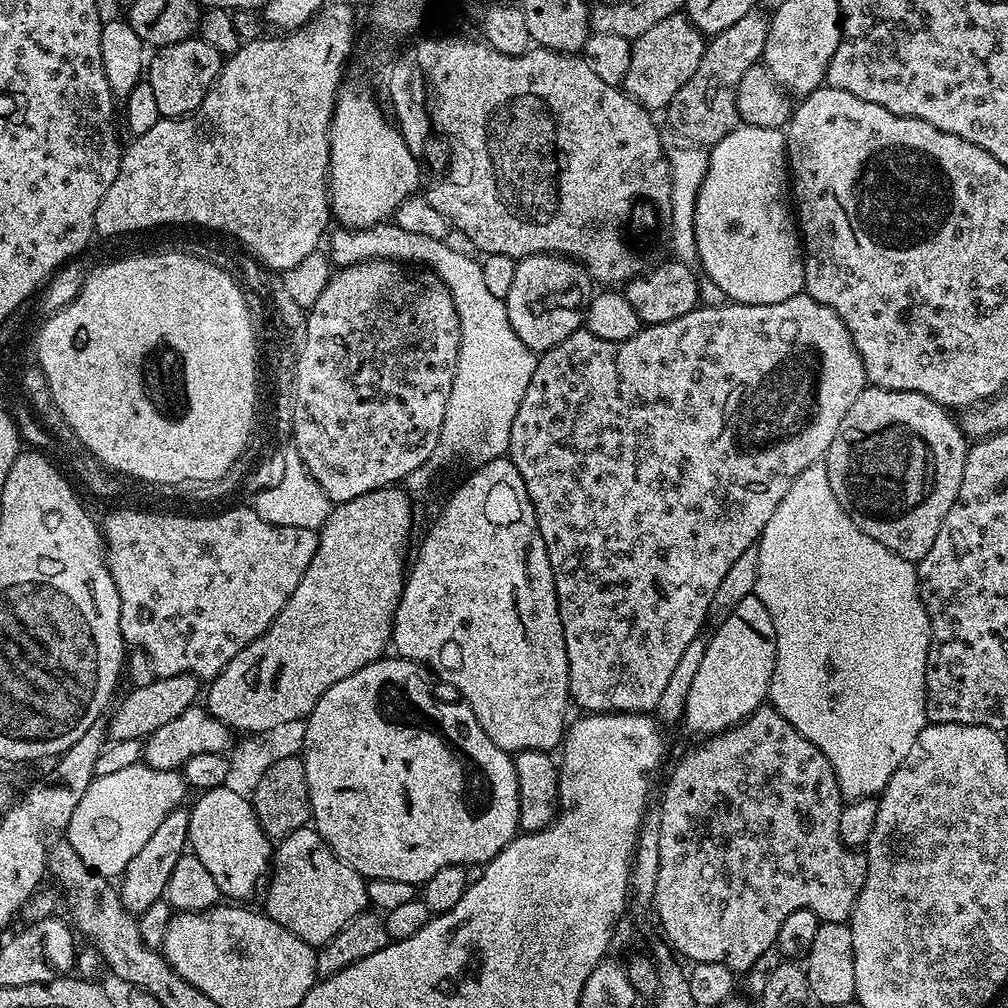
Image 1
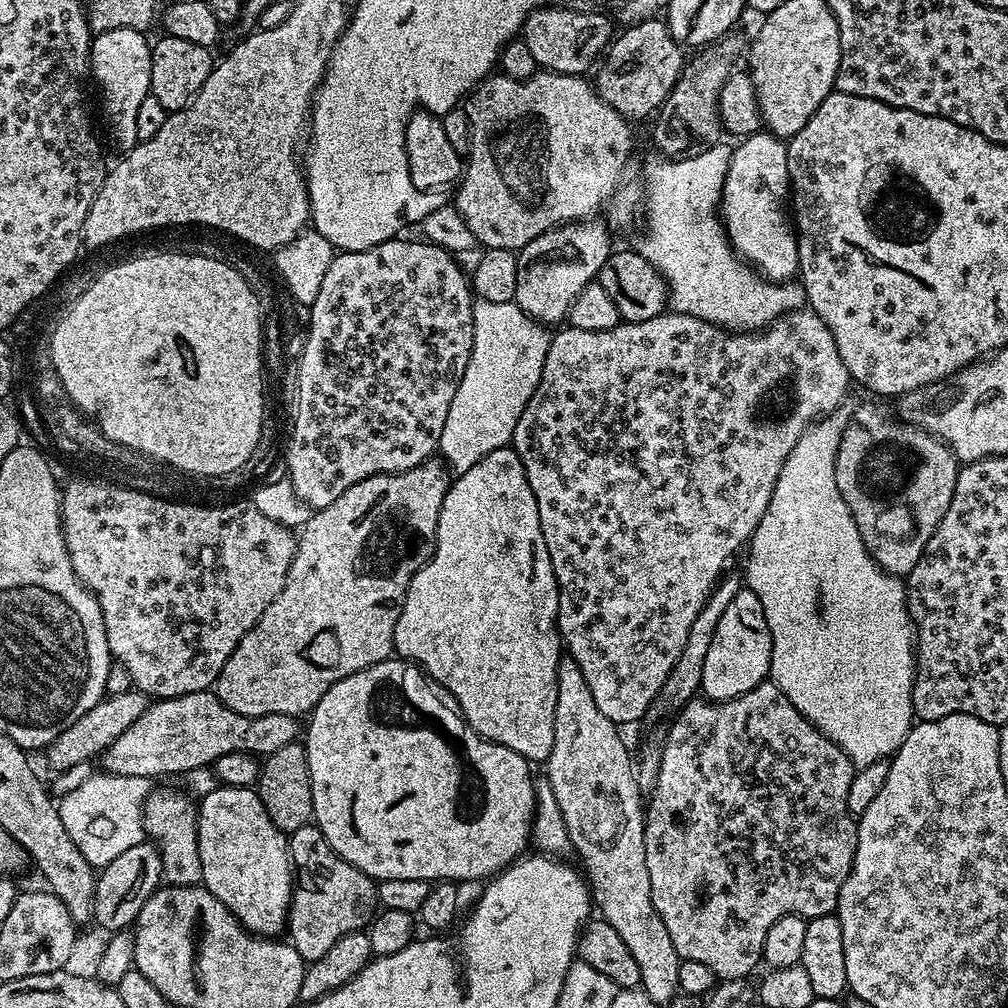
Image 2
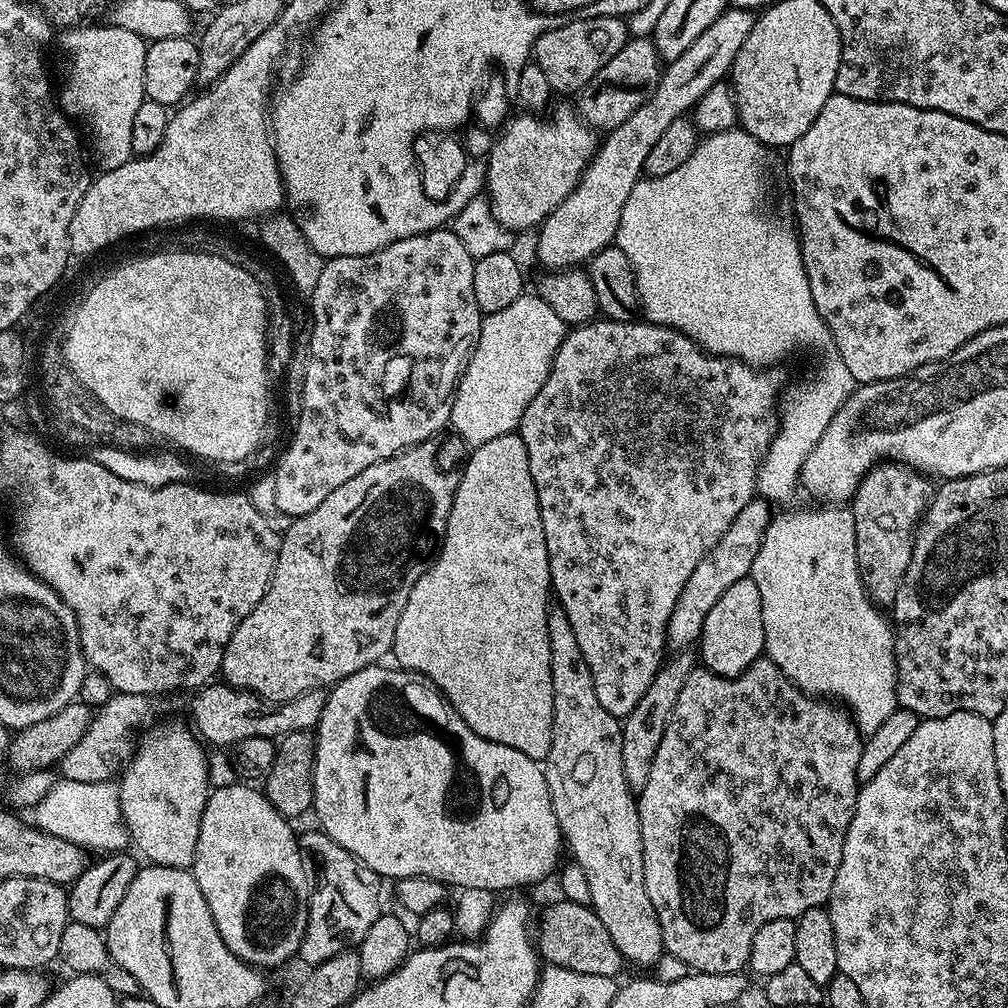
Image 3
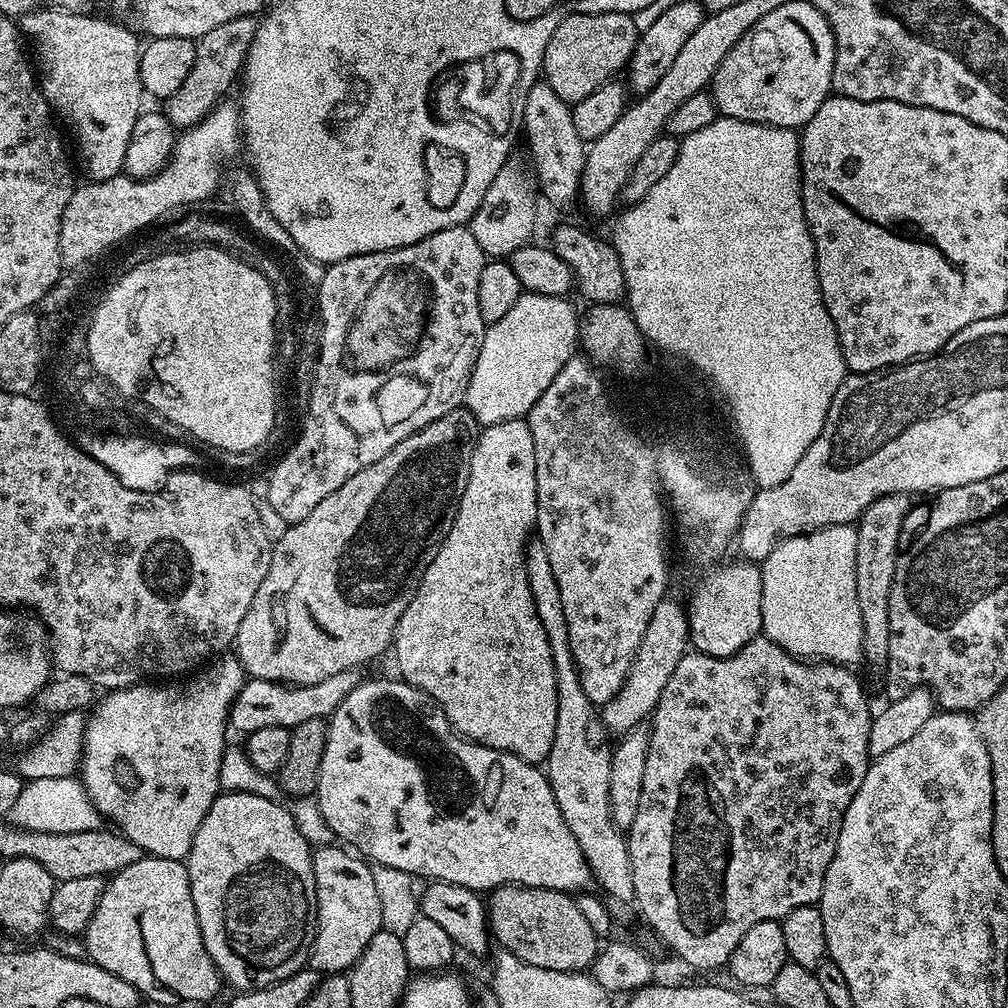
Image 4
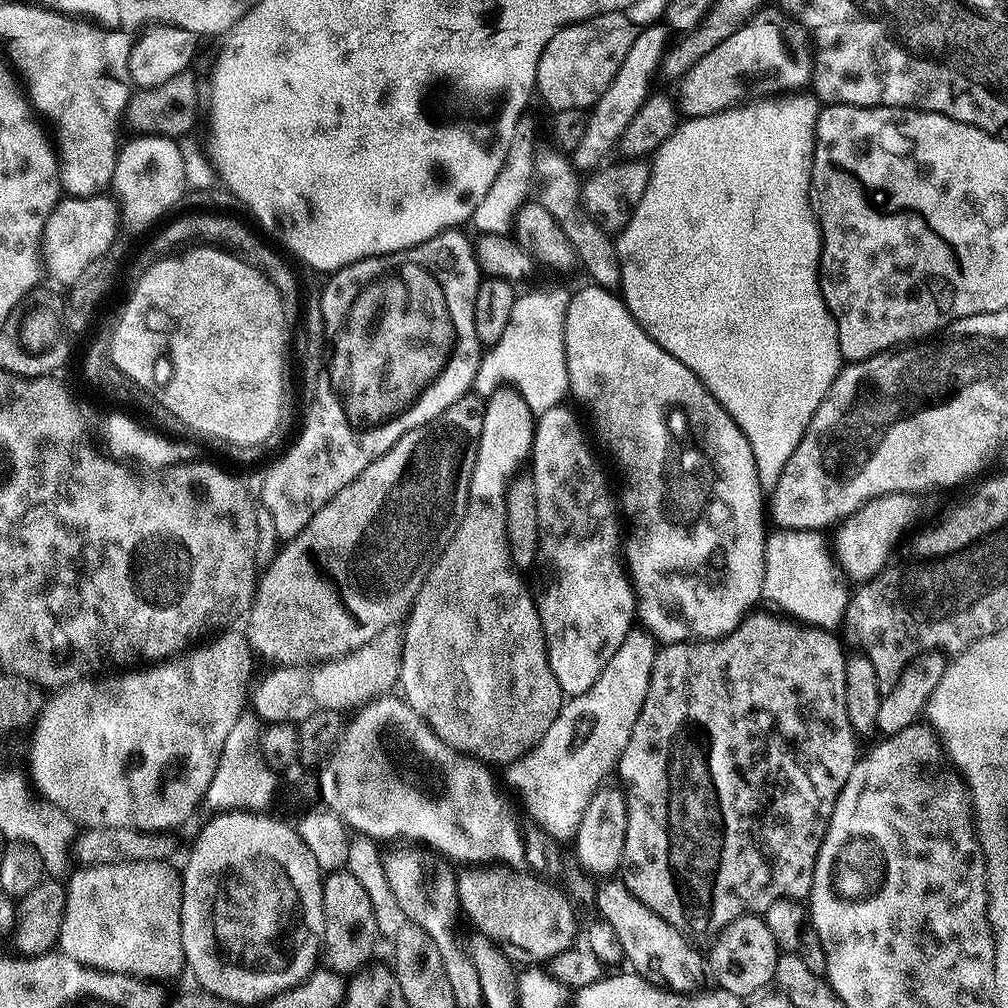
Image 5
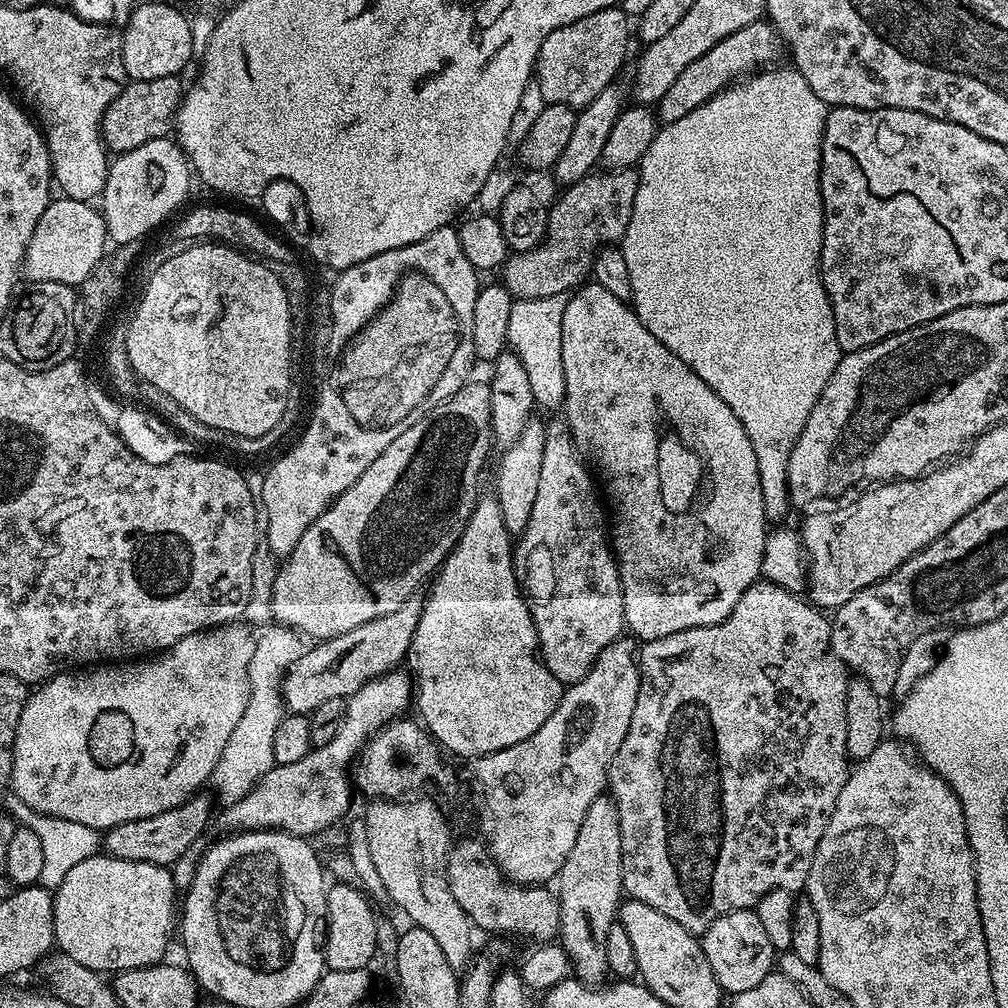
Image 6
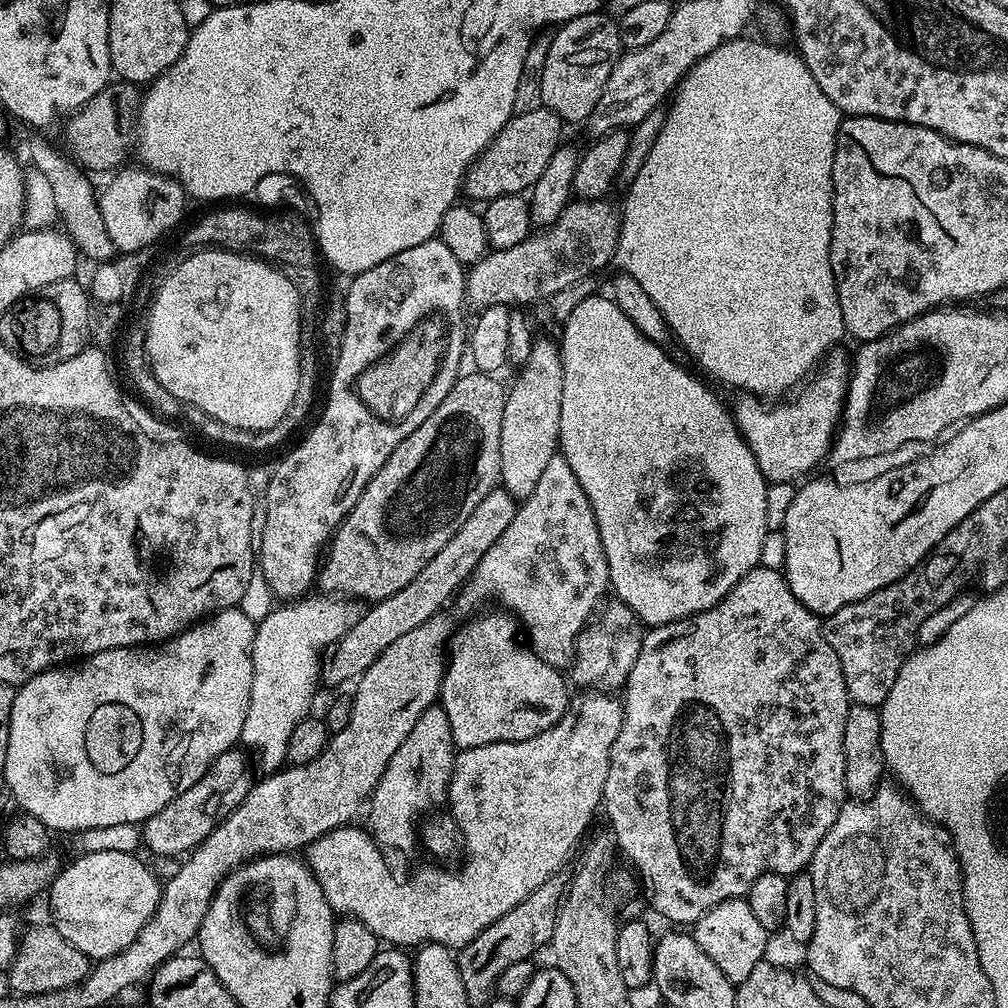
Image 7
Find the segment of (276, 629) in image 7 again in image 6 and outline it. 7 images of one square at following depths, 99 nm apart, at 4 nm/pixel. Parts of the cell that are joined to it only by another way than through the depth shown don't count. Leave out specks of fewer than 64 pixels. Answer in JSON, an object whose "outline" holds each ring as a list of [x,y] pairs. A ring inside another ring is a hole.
{"outline":[[[261,631],[256,636],[254,658],[250,658],[248,671],[250,698],[246,702],[246,710],[242,710],[242,718],[238,718],[238,726],[234,726],[230,739],[222,750],[222,758],[218,758],[218,766],[212,772],[211,787],[216,787],[215,795],[218,800],[220,795],[221,805],[224,806],[246,798],[253,786],[277,765],[274,758],[274,734],[286,714],[282,681],[288,667],[302,655],[302,647],[300,648],[301,637],[295,631],[268,631]]]}

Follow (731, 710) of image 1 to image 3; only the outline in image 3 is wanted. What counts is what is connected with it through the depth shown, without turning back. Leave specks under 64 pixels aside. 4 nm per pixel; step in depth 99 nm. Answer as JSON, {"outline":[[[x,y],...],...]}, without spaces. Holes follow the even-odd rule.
{"outline":[[[751,578],[734,582],[734,586],[730,586],[726,594],[718,598],[718,602],[714,602],[700,631],[698,652],[702,657],[703,667],[719,676],[735,677],[742,675],[755,660],[765,655],[762,597]]]}

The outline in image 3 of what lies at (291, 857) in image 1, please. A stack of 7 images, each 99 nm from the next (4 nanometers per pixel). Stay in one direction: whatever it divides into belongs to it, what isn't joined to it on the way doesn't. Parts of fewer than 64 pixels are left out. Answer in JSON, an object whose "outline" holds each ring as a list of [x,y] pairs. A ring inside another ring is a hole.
{"outline":[[[323,830],[315,831],[304,833],[301,831],[298,836],[301,849],[306,850],[311,859],[312,856],[316,859],[314,883],[311,885],[308,897],[306,934],[302,938],[298,953],[299,959],[304,959],[308,966],[326,962],[326,958],[334,958],[334,954],[339,952],[355,949],[362,942],[362,938],[366,938],[370,926],[374,926],[374,922],[382,914],[382,908],[380,908],[381,877],[377,876],[374,870],[370,870],[370,866],[366,866],[358,858],[354,858],[354,854],[350,854],[350,850],[338,846],[338,842],[334,842],[334,838],[330,838]]]}

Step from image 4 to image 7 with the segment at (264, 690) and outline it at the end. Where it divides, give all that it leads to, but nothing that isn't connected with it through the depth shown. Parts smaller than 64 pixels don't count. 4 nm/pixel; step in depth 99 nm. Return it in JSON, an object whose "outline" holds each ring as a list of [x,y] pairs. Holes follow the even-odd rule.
{"outline":[[[497,486],[488,492],[486,498],[482,498],[482,502],[474,506],[470,518],[466,518],[466,522],[458,526],[458,534],[454,534],[454,538],[450,538],[450,542],[446,542],[446,546],[442,546],[442,550],[438,550],[438,554],[434,554],[434,558],[430,558],[430,562],[422,566],[414,582],[402,586],[402,590],[398,590],[398,594],[390,594],[390,598],[375,601],[369,607],[372,609],[369,612],[367,609],[359,622],[341,640],[332,645],[323,657],[319,679],[323,683],[325,680],[328,684],[355,681],[376,661],[382,650],[390,646],[390,642],[402,638],[402,634],[414,630],[414,626],[422,626],[422,622],[437,615],[443,609],[440,607],[451,596],[453,599],[454,594],[459,593],[462,585],[478,566],[482,554],[486,554],[486,550],[490,550],[490,546],[494,546],[494,542],[502,538],[502,530],[510,526],[510,518],[514,518],[517,507],[516,497],[505,492],[503,487]]]}

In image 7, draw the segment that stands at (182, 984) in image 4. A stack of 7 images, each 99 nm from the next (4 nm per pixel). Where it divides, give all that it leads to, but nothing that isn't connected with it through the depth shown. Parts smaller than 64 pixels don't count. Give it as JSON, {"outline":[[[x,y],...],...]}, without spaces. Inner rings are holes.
{"outline":[[[98,850],[77,855],[73,864],[68,864],[59,869],[52,877],[50,887],[47,889],[48,904],[52,907],[51,923],[78,950],[88,957],[89,961],[105,960],[130,946],[134,938],[138,938],[138,930],[156,912],[162,891],[161,881],[156,881],[156,876],[139,860],[139,855],[118,850]]]}

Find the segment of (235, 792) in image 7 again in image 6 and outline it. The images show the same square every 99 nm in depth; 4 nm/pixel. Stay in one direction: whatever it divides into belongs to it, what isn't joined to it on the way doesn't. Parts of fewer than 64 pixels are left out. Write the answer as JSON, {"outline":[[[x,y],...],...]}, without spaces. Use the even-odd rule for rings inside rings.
{"outline":[[[197,794],[182,806],[169,812],[154,814],[150,818],[142,818],[134,822],[122,822],[118,826],[107,829],[102,836],[102,848],[107,855],[134,862],[150,862],[171,866],[176,863],[194,842],[205,834],[204,827],[208,824],[208,811],[212,808],[211,795]]]}

